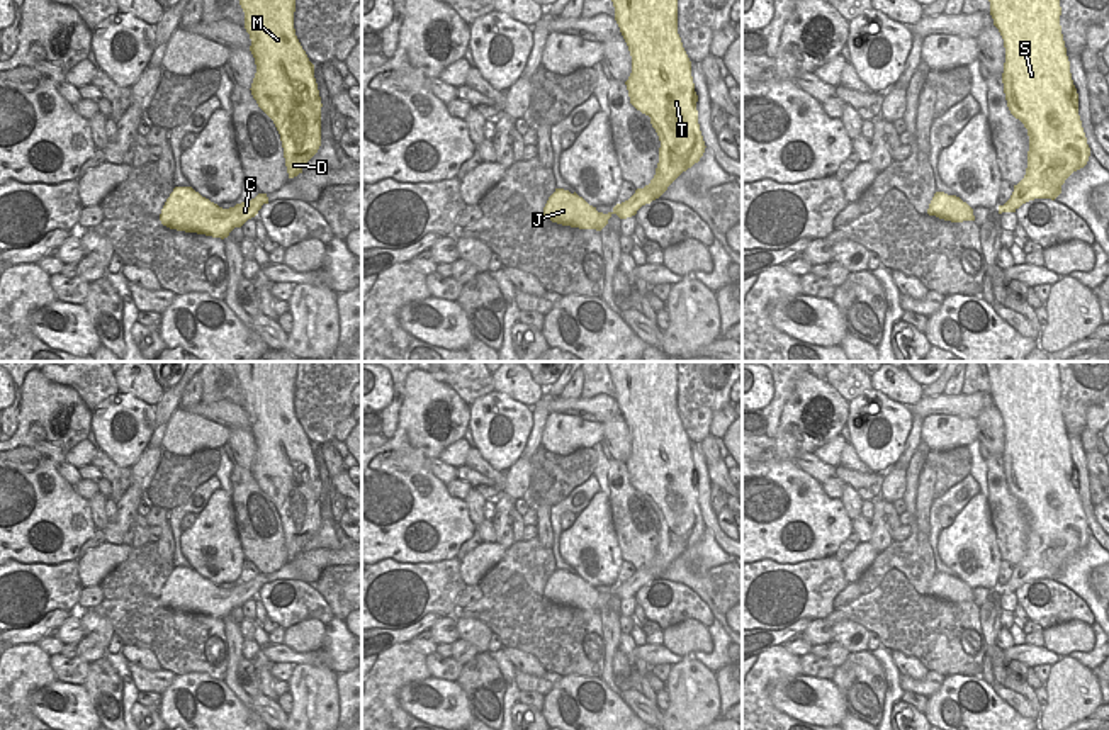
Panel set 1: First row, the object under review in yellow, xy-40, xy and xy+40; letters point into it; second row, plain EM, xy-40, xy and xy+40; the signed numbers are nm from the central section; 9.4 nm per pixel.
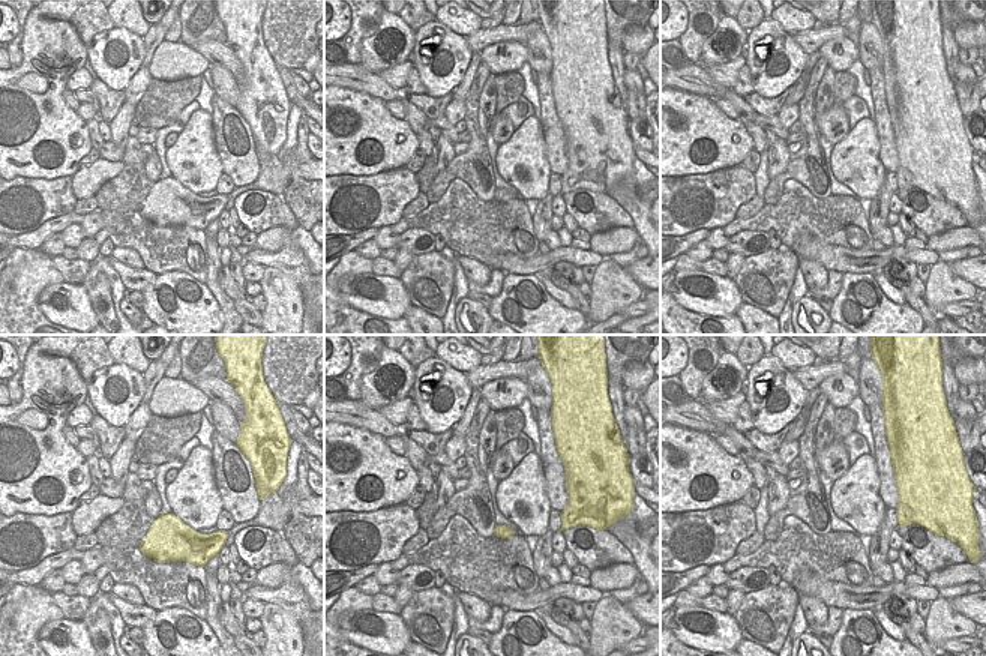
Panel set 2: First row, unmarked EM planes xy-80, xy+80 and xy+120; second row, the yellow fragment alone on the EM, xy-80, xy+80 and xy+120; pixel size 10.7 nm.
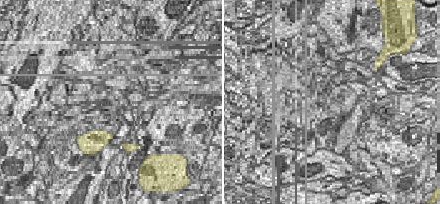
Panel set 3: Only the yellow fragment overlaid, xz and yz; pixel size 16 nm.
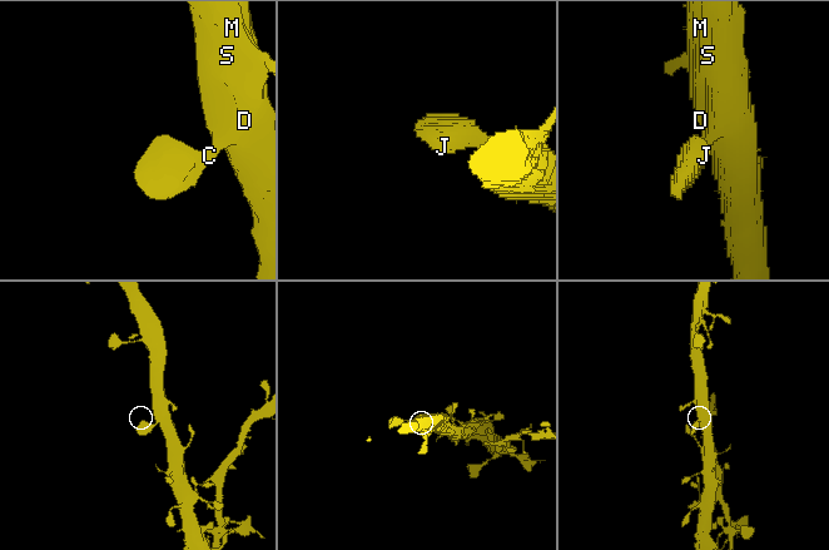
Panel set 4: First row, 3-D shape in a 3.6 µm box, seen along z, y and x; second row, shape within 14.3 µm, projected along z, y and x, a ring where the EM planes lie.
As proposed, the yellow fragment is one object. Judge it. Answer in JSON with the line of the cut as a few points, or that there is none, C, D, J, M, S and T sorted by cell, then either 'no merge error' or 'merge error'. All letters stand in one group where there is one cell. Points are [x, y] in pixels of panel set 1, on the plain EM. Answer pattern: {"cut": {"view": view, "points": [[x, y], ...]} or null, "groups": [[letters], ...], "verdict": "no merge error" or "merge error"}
{"cut": null, "groups": [["C", "D", "J", "M", "S", "T"]], "verdict": "no merge error"}

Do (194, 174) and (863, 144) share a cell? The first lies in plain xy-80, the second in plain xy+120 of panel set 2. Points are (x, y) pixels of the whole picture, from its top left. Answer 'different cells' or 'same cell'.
same cell

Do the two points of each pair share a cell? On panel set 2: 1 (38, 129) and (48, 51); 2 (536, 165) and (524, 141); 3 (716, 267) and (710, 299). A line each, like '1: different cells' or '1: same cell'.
1: same cell
2: same cell
3: different cells

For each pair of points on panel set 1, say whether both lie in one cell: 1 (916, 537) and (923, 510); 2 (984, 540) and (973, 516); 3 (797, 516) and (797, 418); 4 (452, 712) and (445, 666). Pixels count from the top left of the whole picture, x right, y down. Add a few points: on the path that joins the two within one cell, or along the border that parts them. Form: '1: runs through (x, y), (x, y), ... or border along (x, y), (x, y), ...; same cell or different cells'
1: border along (917, 488), (916, 525), (928, 537); different cells
2: runs through (979, 535), (973, 530), (973, 522); same cell
3: runs through (787, 493), (788, 442); same cell
4: border along (432, 676), (454, 683); different cells

